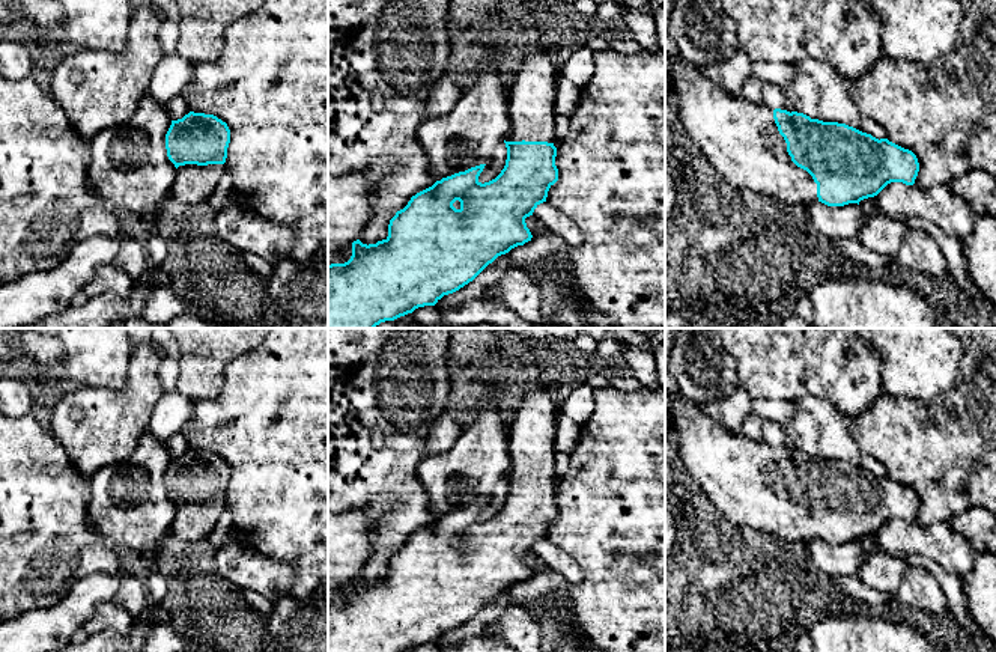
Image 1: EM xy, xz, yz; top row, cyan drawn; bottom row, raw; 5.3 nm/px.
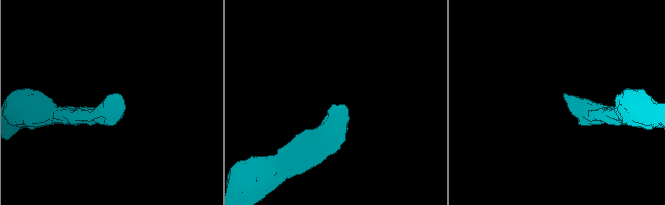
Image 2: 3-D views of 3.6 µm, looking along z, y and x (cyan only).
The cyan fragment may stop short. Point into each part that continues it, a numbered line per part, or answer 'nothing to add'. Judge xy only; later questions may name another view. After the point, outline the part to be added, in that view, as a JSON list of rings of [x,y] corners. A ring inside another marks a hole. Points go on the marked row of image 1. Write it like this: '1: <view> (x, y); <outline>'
1: xy (193, 184); [[[226,163],[179,166],[176,169],[175,182],[170,188],[170,196],[190,205],[206,202],[218,187],[218,182],[226,170]]]

